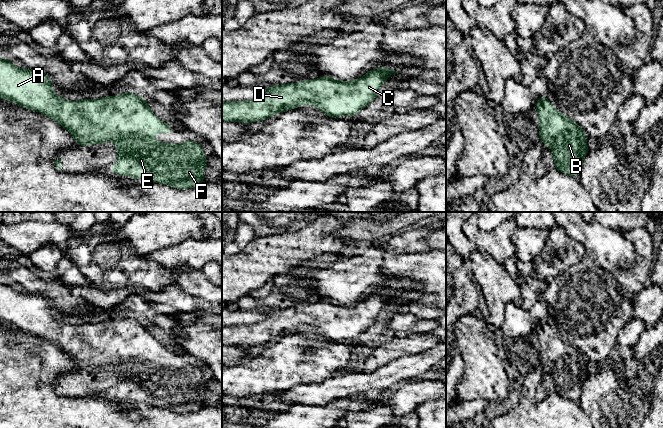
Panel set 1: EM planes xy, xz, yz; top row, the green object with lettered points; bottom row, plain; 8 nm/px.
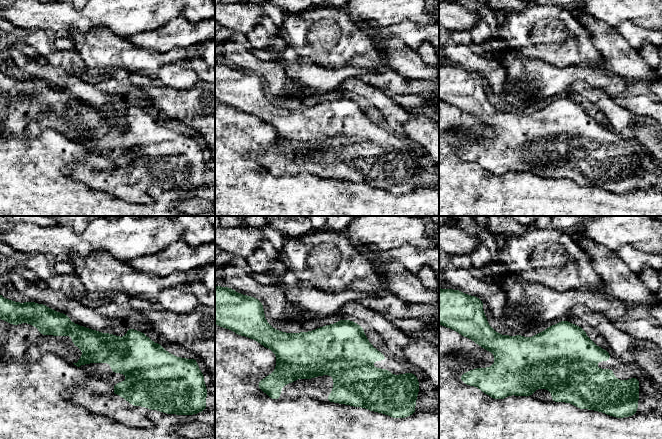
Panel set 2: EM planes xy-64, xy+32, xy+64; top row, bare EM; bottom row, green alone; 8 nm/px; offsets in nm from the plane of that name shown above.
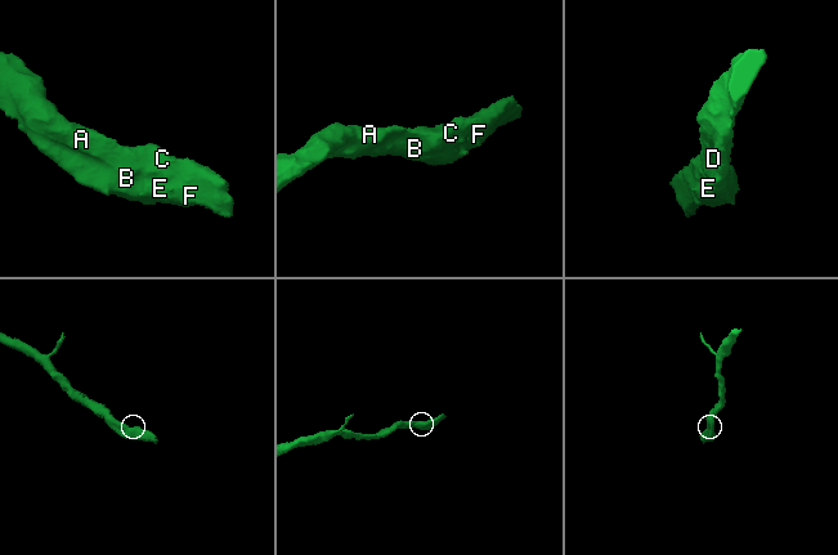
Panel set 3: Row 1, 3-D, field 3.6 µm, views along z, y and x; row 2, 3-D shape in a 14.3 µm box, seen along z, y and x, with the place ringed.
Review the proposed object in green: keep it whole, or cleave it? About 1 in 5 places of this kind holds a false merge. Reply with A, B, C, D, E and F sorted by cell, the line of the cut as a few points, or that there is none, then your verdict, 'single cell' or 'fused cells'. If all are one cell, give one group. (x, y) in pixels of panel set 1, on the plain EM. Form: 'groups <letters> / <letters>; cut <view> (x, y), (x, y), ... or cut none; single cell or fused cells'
groups A B C D E F; cut none; single cell

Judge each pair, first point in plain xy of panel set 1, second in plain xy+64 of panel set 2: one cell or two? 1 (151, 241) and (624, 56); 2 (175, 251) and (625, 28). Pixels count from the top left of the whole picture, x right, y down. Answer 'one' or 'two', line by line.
1: two
2: one

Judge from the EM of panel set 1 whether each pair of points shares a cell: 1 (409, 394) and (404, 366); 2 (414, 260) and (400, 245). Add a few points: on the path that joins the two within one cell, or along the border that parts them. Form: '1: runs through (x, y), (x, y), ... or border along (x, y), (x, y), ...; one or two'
1: border along (417, 378), (409, 381); two
2: border along (428, 251), (399, 254), (383, 253); two

